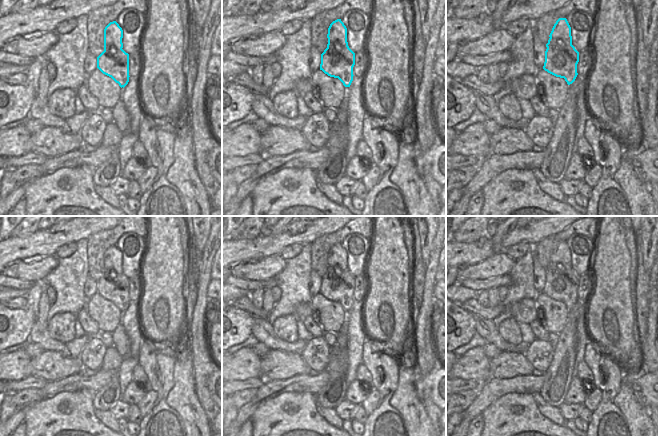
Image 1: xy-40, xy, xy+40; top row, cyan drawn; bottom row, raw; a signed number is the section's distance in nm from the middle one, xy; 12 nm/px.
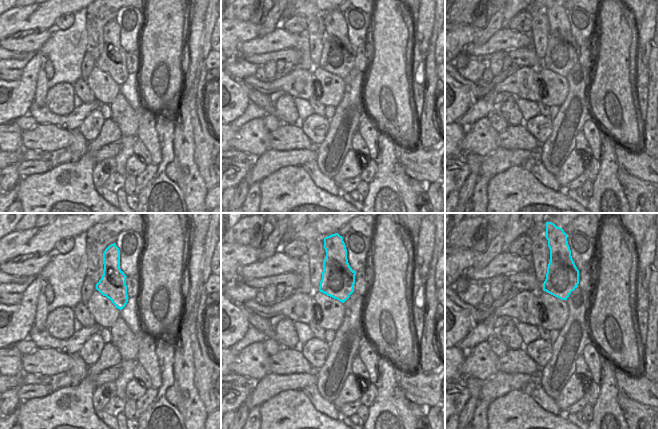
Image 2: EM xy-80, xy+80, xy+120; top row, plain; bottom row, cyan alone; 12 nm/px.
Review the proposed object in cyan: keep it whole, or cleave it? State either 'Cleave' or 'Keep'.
Cleave.

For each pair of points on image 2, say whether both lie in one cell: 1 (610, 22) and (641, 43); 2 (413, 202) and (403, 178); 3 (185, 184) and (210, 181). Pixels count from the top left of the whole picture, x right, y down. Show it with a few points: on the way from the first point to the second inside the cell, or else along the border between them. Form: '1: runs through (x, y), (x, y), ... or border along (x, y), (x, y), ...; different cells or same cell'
1: border along (634, 30), (636, 40); different cells
2: runs through (409, 196), (404, 184); same cell
3: border along (194, 161), (208, 189); different cells

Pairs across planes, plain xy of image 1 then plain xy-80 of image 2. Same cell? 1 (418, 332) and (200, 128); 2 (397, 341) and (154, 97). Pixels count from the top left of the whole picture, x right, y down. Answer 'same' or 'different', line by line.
1: same
2: same

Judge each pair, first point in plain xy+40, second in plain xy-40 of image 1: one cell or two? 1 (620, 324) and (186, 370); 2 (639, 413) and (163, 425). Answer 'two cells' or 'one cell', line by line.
1: two cells
2: two cells

